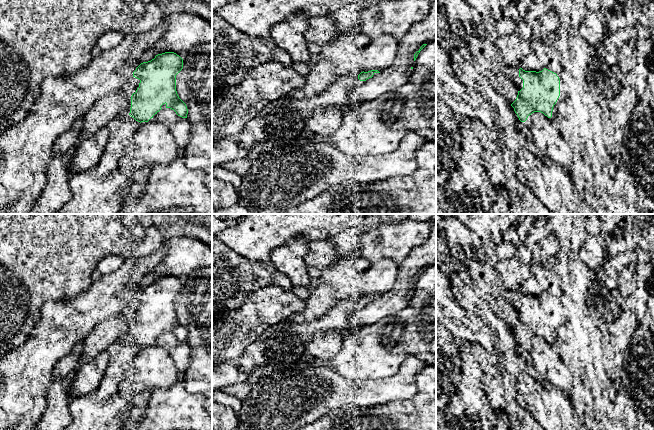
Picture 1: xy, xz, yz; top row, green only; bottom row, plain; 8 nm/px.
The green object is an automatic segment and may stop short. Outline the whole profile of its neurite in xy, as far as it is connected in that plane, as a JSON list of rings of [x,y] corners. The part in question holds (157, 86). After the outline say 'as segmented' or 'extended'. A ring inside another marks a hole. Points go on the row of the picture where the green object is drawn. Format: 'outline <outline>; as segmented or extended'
outline [[[174,52],[158,54],[151,61],[141,63],[133,72],[140,83],[131,96],[131,108],[127,107],[118,117],[128,120],[131,116],[140,123],[148,122],[165,104],[178,116],[187,118],[187,106],[176,91],[176,75],[182,68],[183,59]]]; extended

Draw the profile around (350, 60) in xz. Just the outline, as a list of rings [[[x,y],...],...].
[[[353,25],[328,44],[321,46],[318,56],[335,66],[338,78],[347,74],[356,77],[362,72],[357,68],[357,60],[370,41],[371,38],[361,31],[360,26]]]

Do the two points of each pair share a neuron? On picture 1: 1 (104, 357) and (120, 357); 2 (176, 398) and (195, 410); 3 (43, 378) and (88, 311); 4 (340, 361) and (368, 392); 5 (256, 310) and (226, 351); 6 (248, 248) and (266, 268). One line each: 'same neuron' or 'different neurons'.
1: different neurons
2: same neuron
3: same neuron
4: different neurons
5: same neuron
6: different neurons

